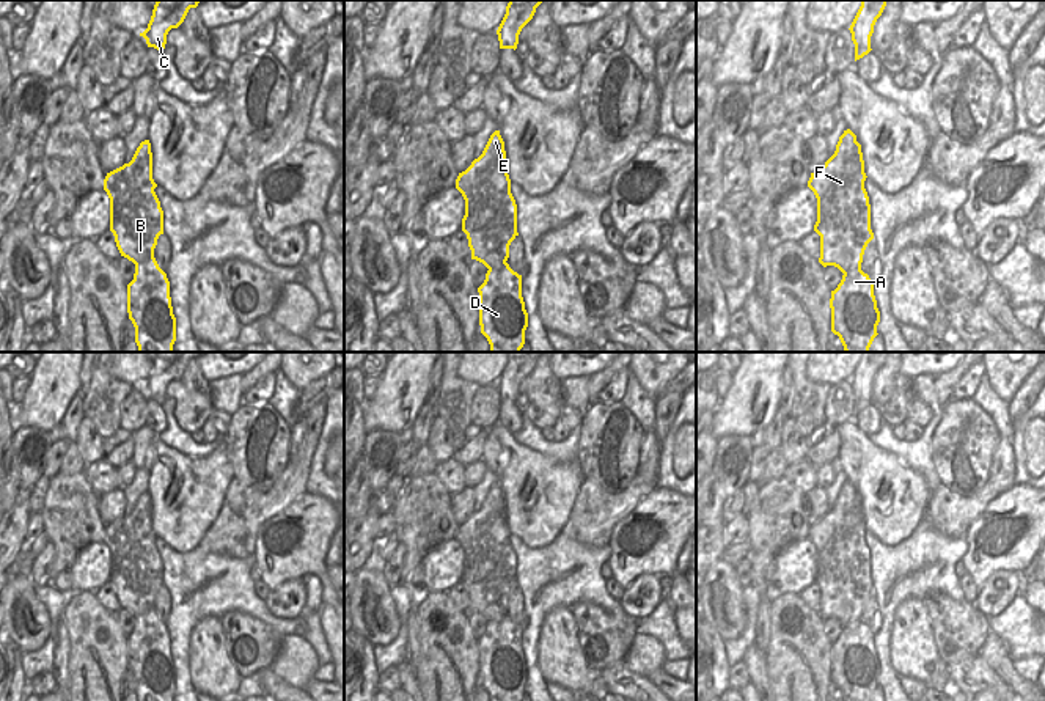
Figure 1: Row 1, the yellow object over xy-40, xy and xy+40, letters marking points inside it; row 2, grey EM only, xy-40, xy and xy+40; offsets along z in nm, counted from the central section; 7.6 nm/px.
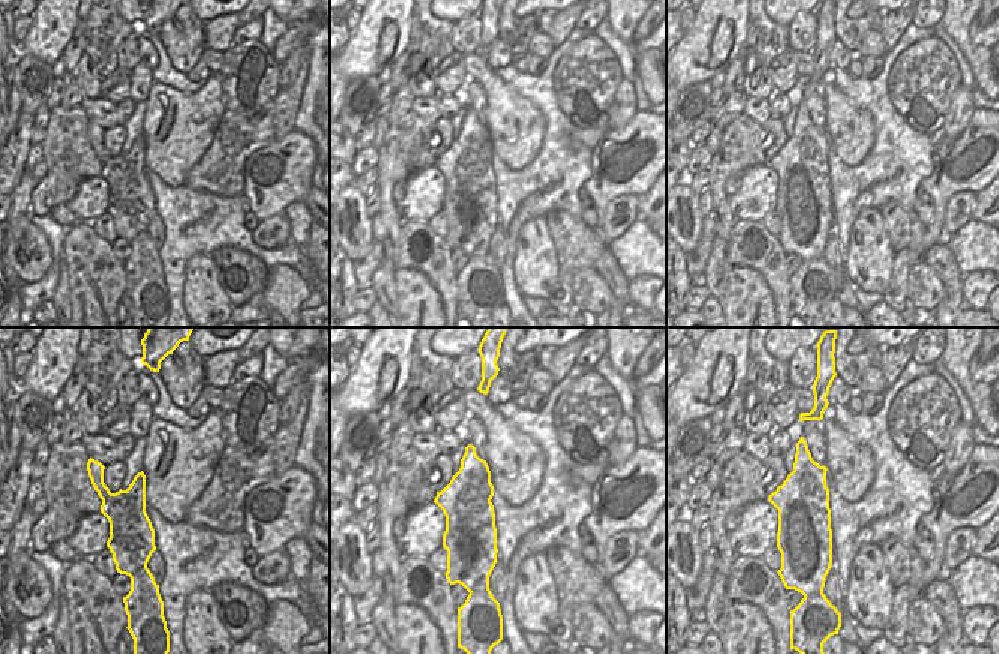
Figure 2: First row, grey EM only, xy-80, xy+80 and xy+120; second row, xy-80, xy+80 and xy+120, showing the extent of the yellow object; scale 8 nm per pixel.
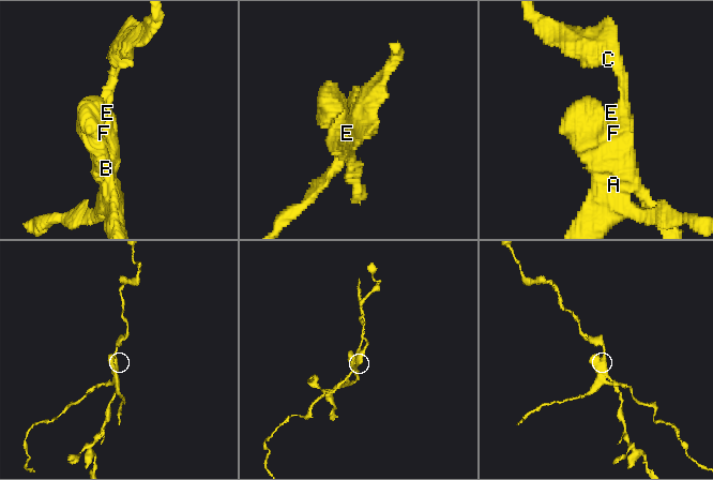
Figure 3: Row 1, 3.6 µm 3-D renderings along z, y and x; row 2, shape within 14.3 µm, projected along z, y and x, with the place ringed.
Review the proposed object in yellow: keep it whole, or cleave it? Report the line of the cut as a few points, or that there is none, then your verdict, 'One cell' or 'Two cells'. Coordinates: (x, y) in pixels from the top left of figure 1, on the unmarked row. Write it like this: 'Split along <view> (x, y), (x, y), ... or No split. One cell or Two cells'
Split along xy-40 (153, 607), (135, 618). Two cells

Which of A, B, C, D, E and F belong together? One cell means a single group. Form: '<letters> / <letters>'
A D / B C E F

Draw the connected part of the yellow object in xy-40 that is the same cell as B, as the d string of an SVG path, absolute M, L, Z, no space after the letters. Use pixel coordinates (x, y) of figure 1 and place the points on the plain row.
M149 492L140 495L129 516L104 531L110 550L110 583L121 608L135 618L154 608L157 591L163 586L163 563L156 539Z

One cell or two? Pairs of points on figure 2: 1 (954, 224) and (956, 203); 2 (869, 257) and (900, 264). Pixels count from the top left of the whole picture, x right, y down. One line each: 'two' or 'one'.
1: one
2: two

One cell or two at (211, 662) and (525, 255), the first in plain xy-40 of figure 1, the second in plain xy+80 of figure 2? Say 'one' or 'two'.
one

